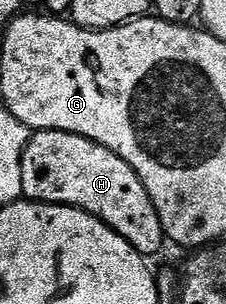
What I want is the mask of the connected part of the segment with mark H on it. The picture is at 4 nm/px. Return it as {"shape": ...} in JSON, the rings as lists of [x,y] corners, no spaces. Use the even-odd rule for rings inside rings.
{"shape":[[[59,130],[33,131],[22,150],[22,192],[29,201],[71,206],[99,218],[140,255],[151,256],[167,241],[140,176],[116,152],[84,136]]]}

